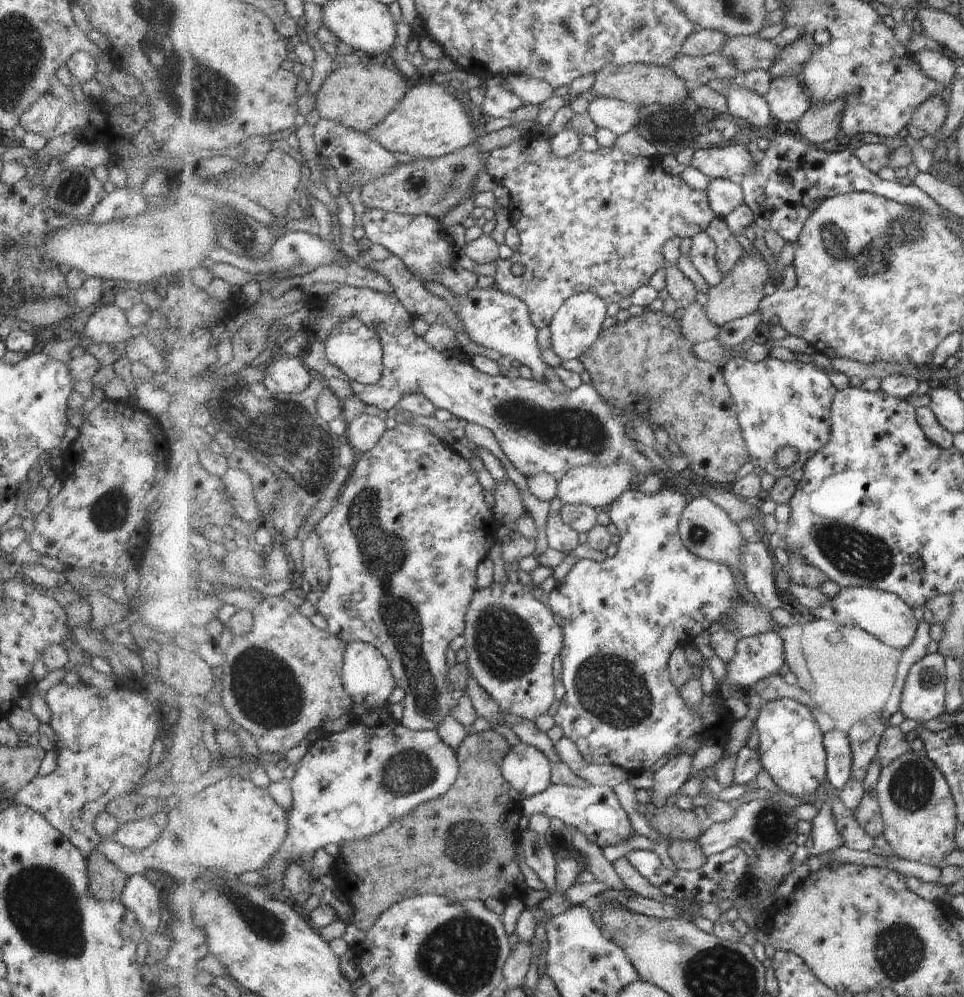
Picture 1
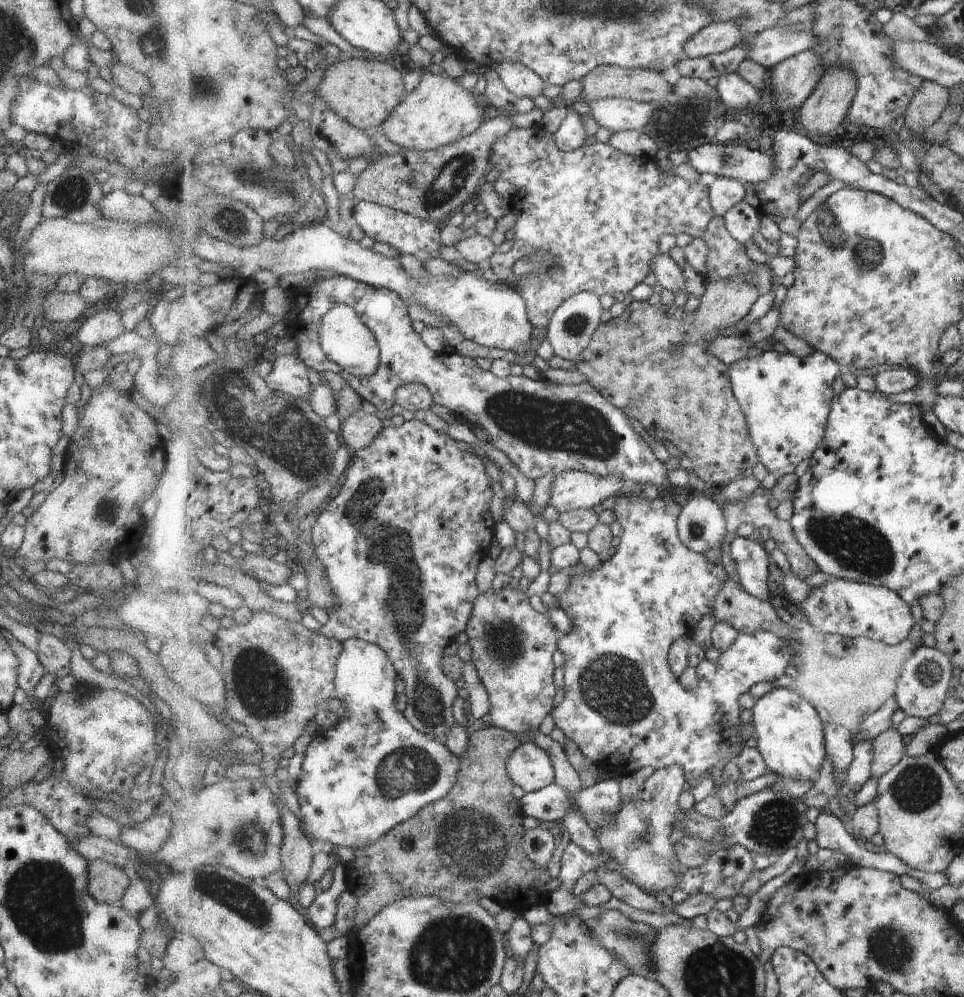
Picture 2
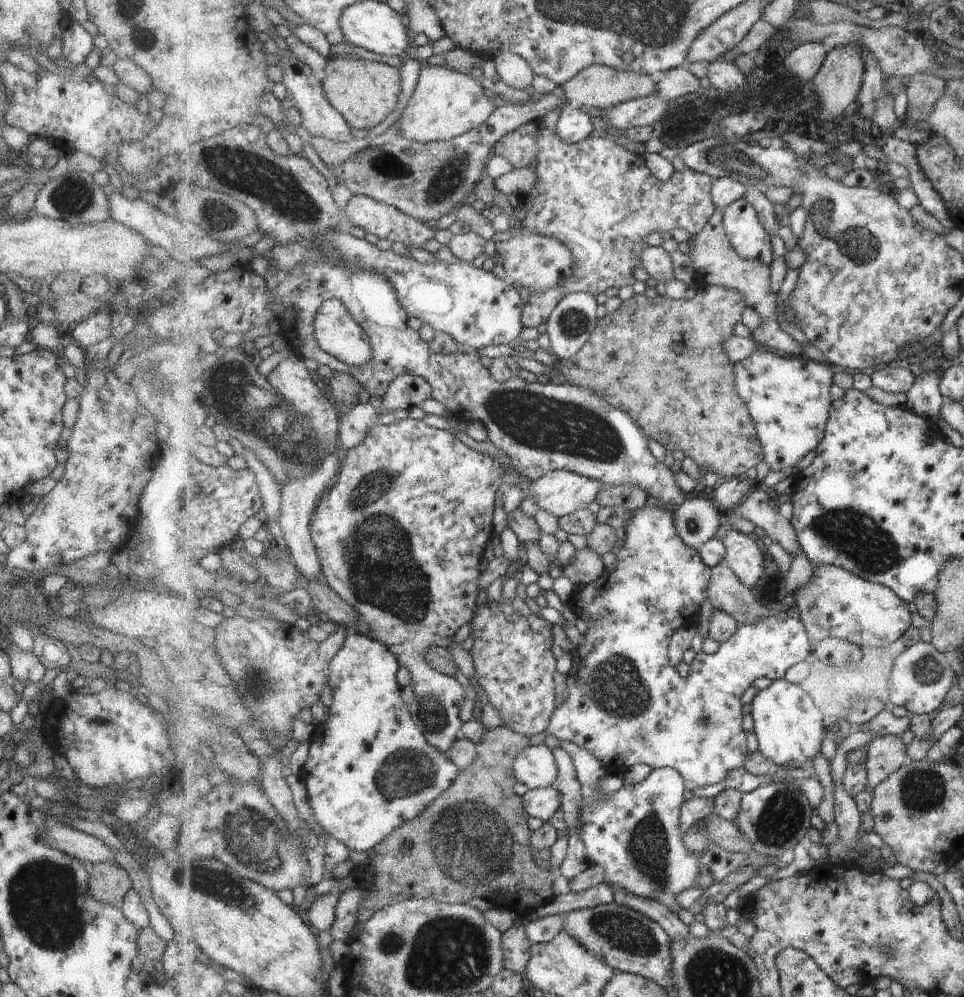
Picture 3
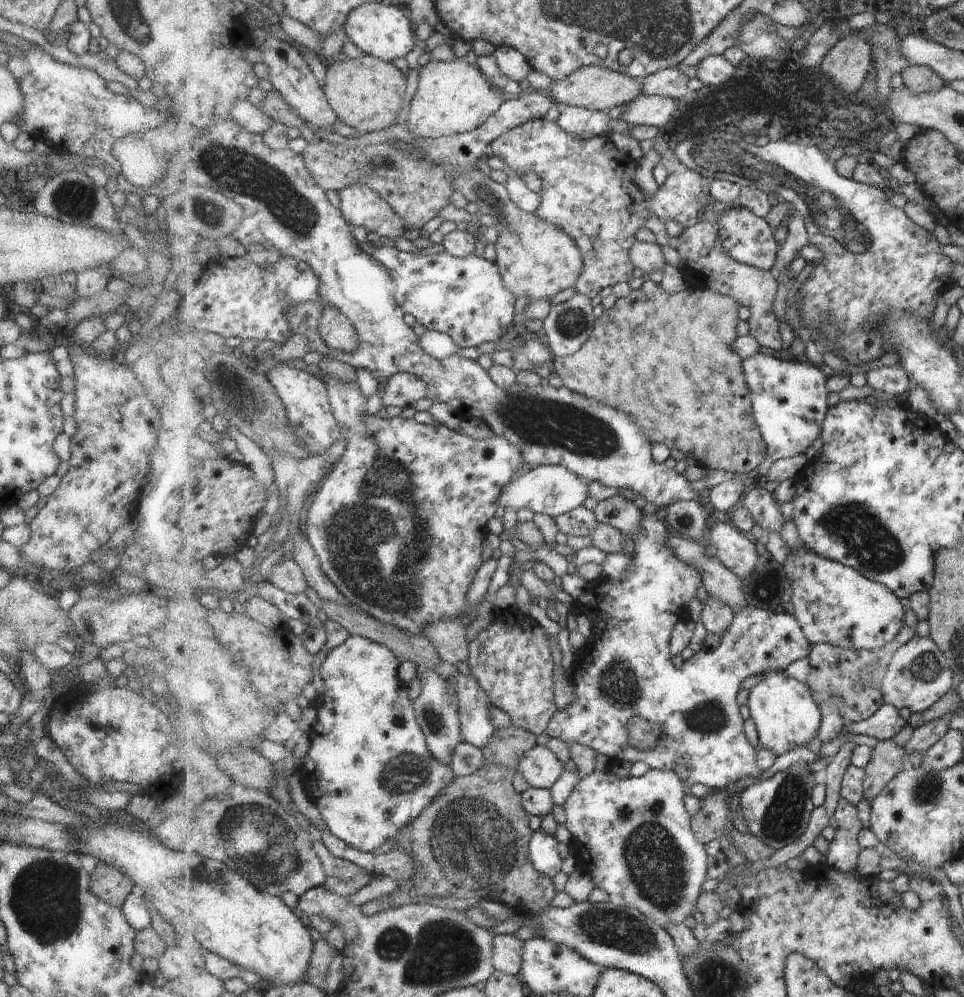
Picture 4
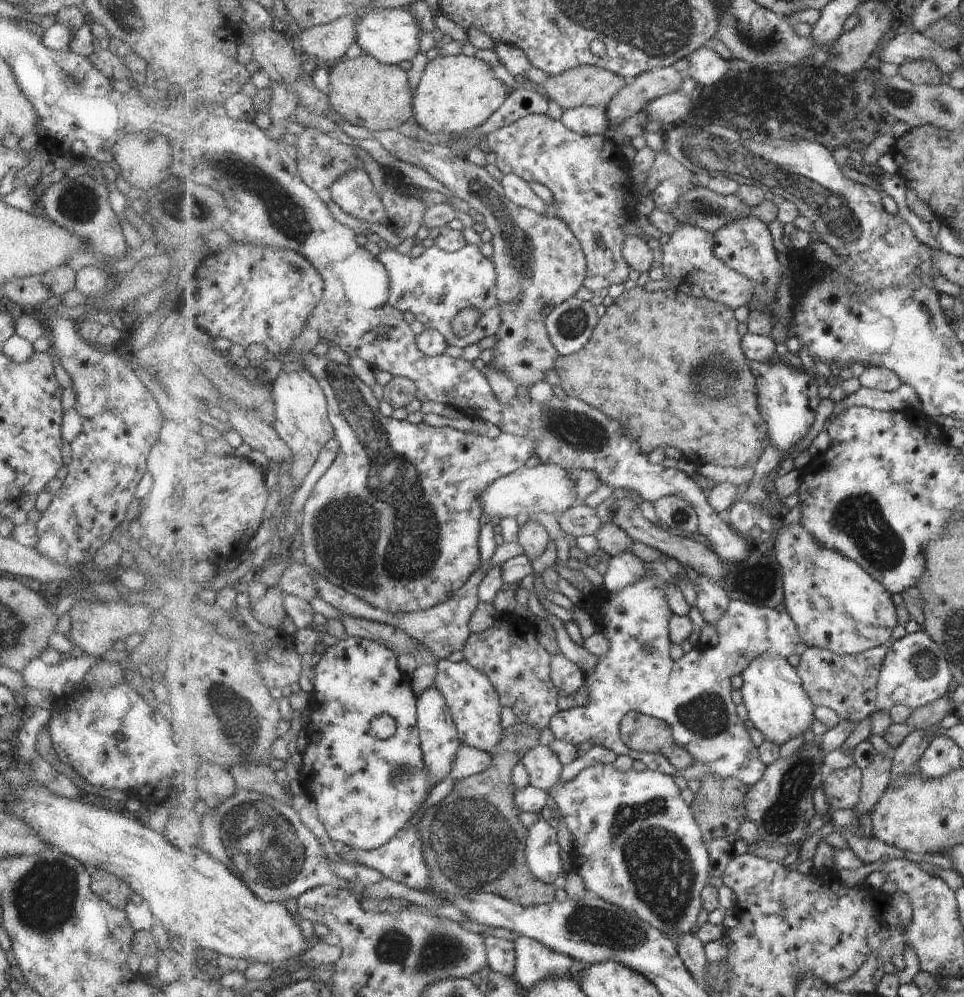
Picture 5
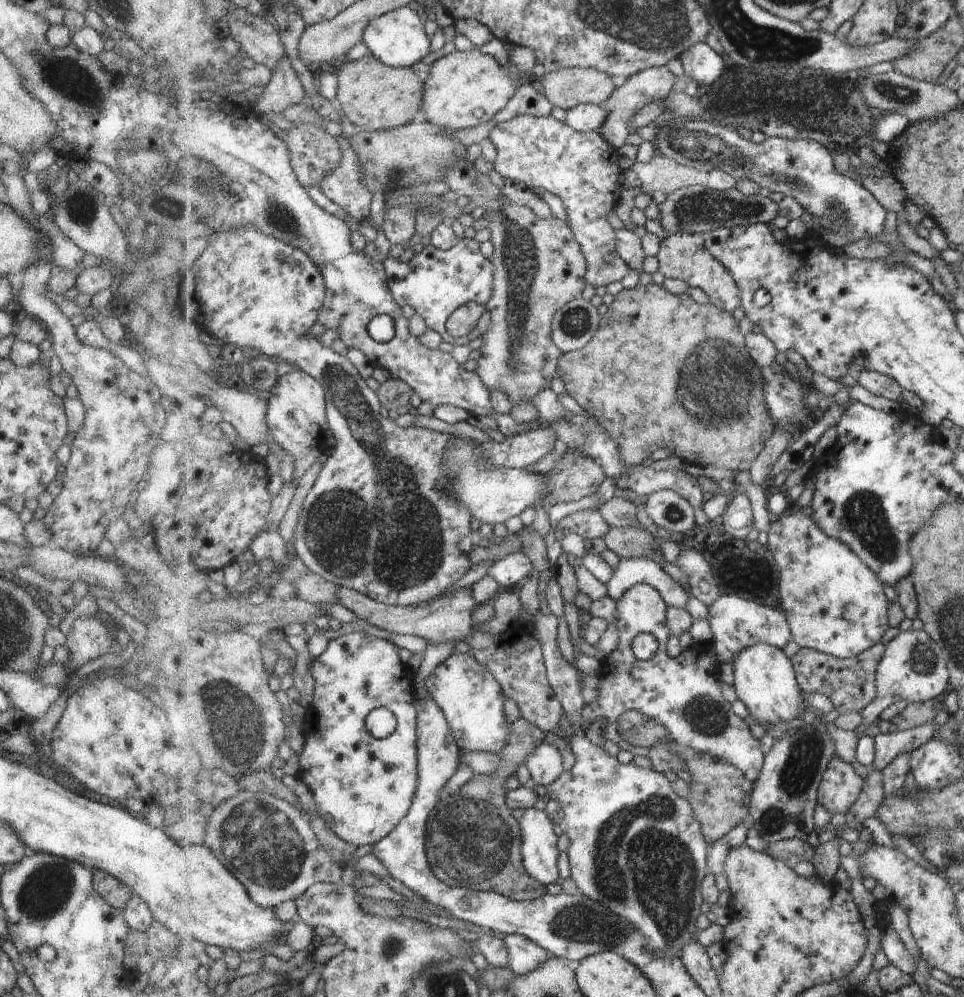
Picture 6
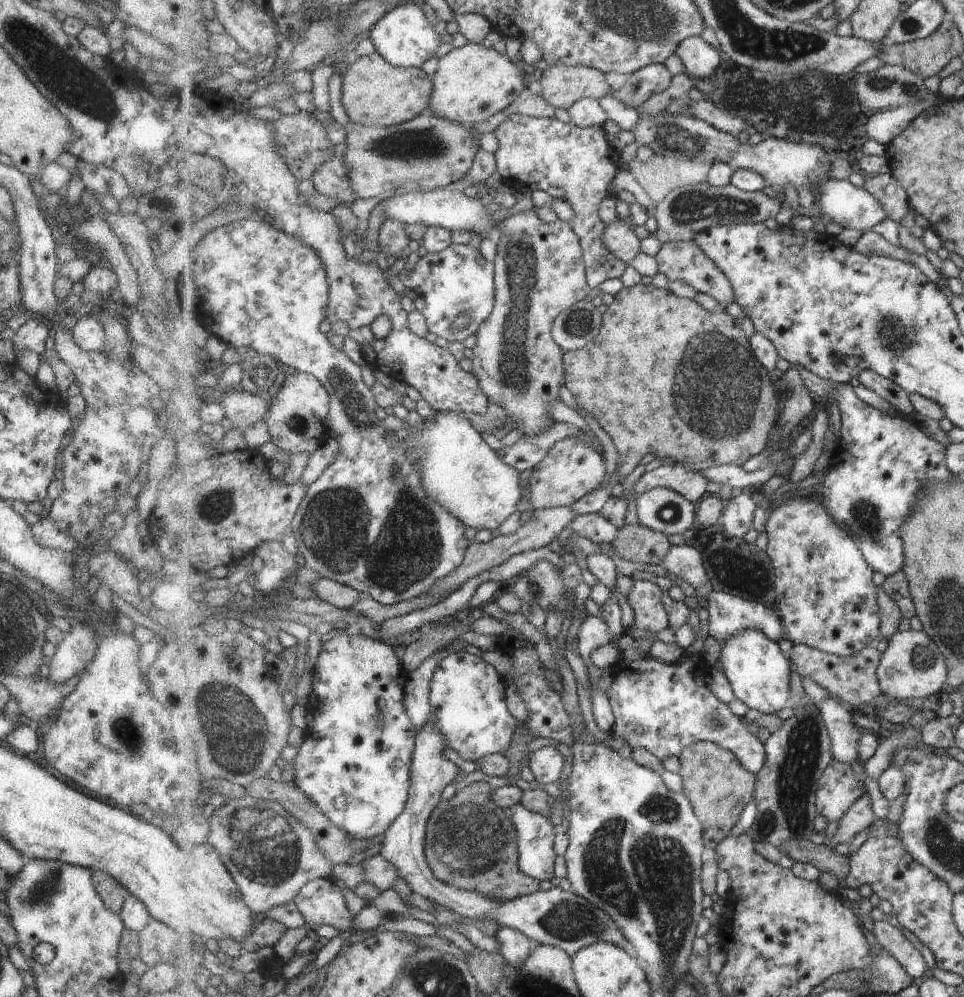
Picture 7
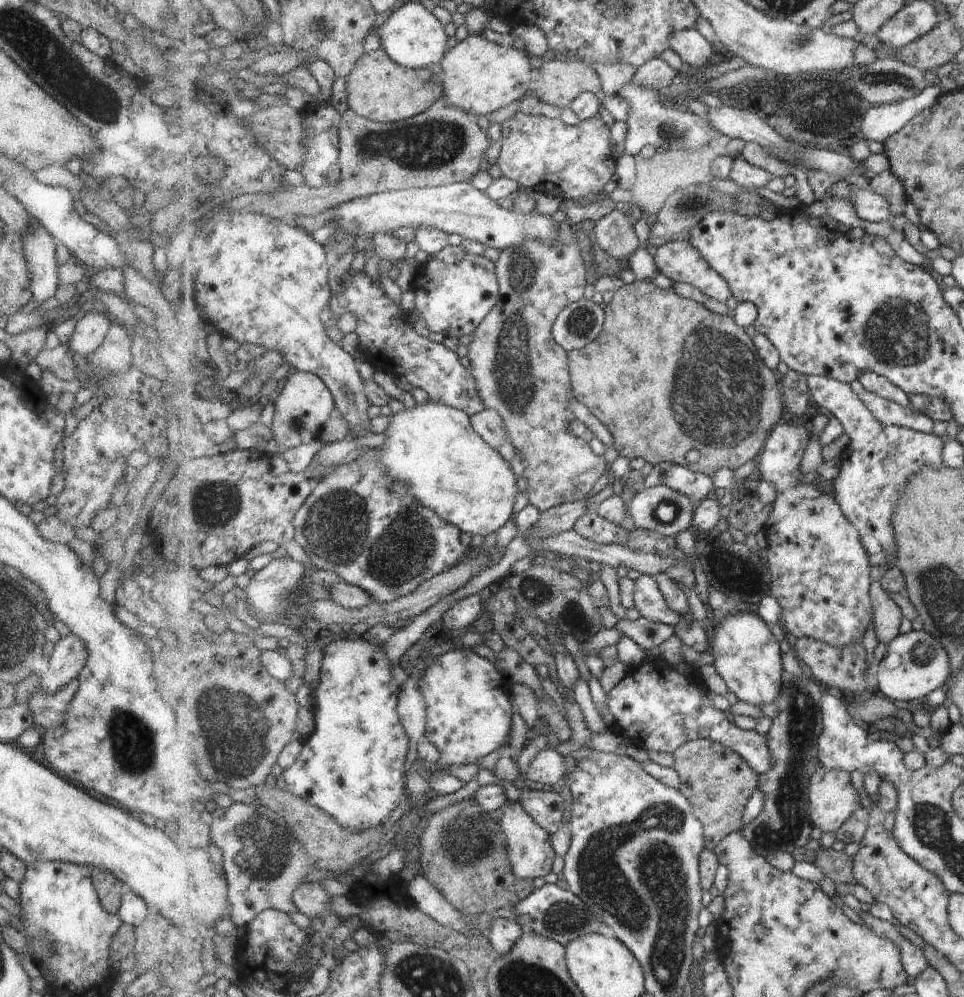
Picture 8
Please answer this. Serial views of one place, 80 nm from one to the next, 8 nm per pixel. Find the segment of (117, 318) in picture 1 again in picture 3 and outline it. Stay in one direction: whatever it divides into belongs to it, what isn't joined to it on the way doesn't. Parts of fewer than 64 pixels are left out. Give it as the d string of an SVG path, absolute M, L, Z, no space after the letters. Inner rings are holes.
M100 311L85 317L70 331L72 340L80 348L88 347L110 336L110 314Z

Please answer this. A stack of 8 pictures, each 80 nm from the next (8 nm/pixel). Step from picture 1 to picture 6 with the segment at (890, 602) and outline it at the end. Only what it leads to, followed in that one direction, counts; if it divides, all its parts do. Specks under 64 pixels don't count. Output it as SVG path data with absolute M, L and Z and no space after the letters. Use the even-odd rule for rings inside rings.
M810 509L786 510L768 530L769 550L779 568L779 605L792 628L794 642L821 653L847 659L876 646L889 630L889 600L873 570L839 538L827 534Z

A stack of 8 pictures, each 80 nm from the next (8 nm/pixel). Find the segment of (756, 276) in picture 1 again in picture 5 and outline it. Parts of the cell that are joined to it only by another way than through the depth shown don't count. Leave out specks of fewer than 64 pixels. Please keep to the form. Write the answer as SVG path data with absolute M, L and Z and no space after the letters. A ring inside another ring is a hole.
M636 286L633 289L630 290L624 290L622 294L617 297L614 300L614 303L606 310L606 313L600 317L600 322L598 323L598 326L593 332L593 336L591 340L589 340L588 345L583 348L580 352L577 352L573 355L567 355L562 356L560 355L559 358L557 358L557 364L554 368L556 373L559 376L559 379L561 379L561 388L564 390L566 395L573 396L573 398L579 398L579 400L583 400L583 402L587 402L587 404L591 404L593 408L601 408L601 410L605 410L605 414L609 414L611 418L615 418L615 420L619 420L619 424L627 430L627 436L629 438L633 438L639 446L641 446L641 450L645 452L645 454L649 454L650 452L653 452L656 448L667 448L669 446L672 446L678 450L683 450L682 457L686 459L689 463L692 463L693 465L703 465L703 464L711 464L711 465L717 465L719 467L729 467L733 466L736 468L744 468L744 467L751 467L754 469L754 467L757 465L757 462L759 461L759 458L763 456L765 453L765 448L769 446L771 440L769 440L769 434L767 434L767 424L765 424L765 418L761 416L761 408L759 407L759 390L757 389L757 378L755 377L755 374L753 374L753 370L751 369L751 360L747 358L747 356L744 356L744 350L741 345L741 342L743 342L743 337L739 336L737 334L737 318L735 318L735 312L734 310L731 310L730 308L727 308L726 306L723 306L722 304L719 304L717 302L713 302L712 300L709 300L707 297L702 298L694 298L693 296L688 295L687 289L685 287L680 287L677 289L668 289L664 292L657 291L657 292L648 292L643 287ZM641 334L643 334L643 338L641 338ZM643 342L643 344L641 344ZM655 352L655 354L653 354ZM711 356L717 356L717 358L721 358L721 360L715 360L717 364L711 364L711 366L705 366L705 364L709 364L709 360L711 360ZM619 364L619 366L617 366ZM705 366L705 368L703 368ZM703 368L703 386L707 388L707 394L703 392L703 388L701 388L701 380L699 380L699 370ZM727 390L727 392L725 392ZM719 394L719 396L717 396ZM709 396L709 398L707 398ZM717 396L717 398L715 398ZM621 406L621 408L619 408ZM675 430L675 432L673 432ZM683 444L683 446L681 446Z

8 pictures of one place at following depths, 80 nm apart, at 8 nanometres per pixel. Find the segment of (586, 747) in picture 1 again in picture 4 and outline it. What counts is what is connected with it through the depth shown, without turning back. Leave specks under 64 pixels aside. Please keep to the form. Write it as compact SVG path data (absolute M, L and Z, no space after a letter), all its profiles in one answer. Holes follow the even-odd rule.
M657 511L657 513L650 516L643 516L641 520L641 534L637 534L637 538L634 540L635 550L629 553L635 559L632 563L632 567L627 570L627 576L625 580L619 580L615 584L609 584L609 581L604 578L599 578L593 582L592 585L586 589L586 591L577 597L575 601L579 604L579 610L575 608L573 612L579 612L579 615L585 614L593 620L593 634L591 638L587 640L587 645L579 652L576 652L577 658L573 662L572 673L570 674L572 679L572 685L576 687L576 696L574 702L564 710L559 710L552 722L548 727L548 735L551 738L558 738L565 743L580 743L584 746L593 748L597 753L606 755L610 760L619 760L623 762L630 762L631 765L635 762L643 762L649 765L650 769L659 770L671 770L675 774L680 776L680 780L685 782L687 786L691 787L693 784L701 784L706 787L725 789L730 786L731 783L737 783L738 780L749 777L758 777L763 772L760 764L757 761L757 753L755 748L749 744L747 736L745 736L745 730L743 730L743 716L741 716L741 708L737 704L737 694L741 690L741 682L747 680L750 675L759 675L763 672L770 672L771 670L787 670L789 664L797 662L802 658L808 658L812 653L812 643L809 642L807 636L804 634L803 628L800 623L797 622L797 618L793 615L783 614L781 611L767 611L755 606L747 606L739 612L734 612L733 622L731 626L727 628L727 632L723 634L721 646L717 650L705 650L702 648L699 652L695 653L690 659L684 662L683 666L674 666L673 660L671 660L671 641L673 630L676 629L677 622L680 622L686 617L687 604L689 604L689 598L691 594L699 592L701 588L702 578L701 572L697 570L695 566L683 562L681 558L677 558L677 554L673 551L673 548L669 546L669 542L665 542L669 538L669 534L673 532L668 528L668 523L665 522L663 515ZM631 716L641 716L650 722L661 724L663 726L663 734L665 738L659 742L657 748L653 750L637 750L629 744L627 736L629 736L629 730L627 730L627 722L631 720Z

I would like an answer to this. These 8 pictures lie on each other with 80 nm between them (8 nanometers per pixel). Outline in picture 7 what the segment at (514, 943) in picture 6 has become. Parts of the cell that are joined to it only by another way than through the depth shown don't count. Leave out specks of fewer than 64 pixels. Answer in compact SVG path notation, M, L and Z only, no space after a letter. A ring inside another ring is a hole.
M501 926L497 929L494 937L505 959L515 966L523 964L531 956L531 952L537 948L531 939L525 936L521 930L515 930L515 928Z

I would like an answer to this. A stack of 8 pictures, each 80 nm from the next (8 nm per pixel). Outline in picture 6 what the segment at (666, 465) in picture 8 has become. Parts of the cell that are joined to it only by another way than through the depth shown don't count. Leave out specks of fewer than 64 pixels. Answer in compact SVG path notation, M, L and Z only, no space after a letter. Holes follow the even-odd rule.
M585 412L585 415L580 413L572 414L567 413L565 418L557 420L557 422L552 422L547 426L548 428L553 428L557 432L557 444L553 448L553 452L549 452L543 460L537 466L537 472L542 475L547 474L555 462L561 462L567 454L571 452L579 452L579 454L584 456L591 456L595 458L597 462L604 467L605 474L616 483L616 486L623 489L631 489L631 491L637 493L638 496L649 497L651 494L659 492L659 490L670 489L676 491L677 494L683 496L683 498L688 499L689 503L696 509L697 516L696 522L699 526L709 526L712 524L707 518L707 515L704 514L705 507L705 492L699 484L699 480L695 476L691 476L684 472L682 469L673 469L673 470L653 470L653 468L643 468L643 466L627 466L627 462L621 456L621 448L617 444L616 440L612 438L612 435L609 434L601 424L599 420L592 416L589 413Z

